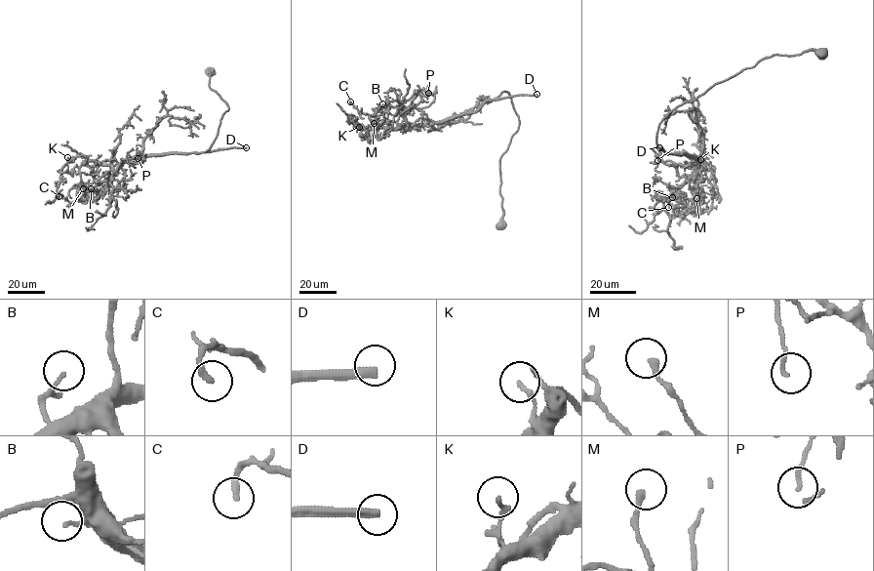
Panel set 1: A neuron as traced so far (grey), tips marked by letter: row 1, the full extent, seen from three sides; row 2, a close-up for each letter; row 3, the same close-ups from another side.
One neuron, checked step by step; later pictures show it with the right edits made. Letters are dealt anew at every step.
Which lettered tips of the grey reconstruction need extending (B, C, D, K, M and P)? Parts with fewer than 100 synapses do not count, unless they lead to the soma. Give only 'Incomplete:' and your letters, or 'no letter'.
Incomplete: D

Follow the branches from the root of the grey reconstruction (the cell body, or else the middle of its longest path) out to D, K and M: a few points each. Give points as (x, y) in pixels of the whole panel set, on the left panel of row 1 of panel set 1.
D: (211, 71), (209, 86), (228, 109), (206, 151), (246, 147)
K: (211, 71), (209, 86), (228, 109), (207, 150), (131, 157), (114, 170), (83, 156), (68, 160), (67, 157)
M: (211, 71), (209, 86), (228, 109), (209, 149), (131, 157), (110, 181), (84, 194), (92, 201), (83, 188)

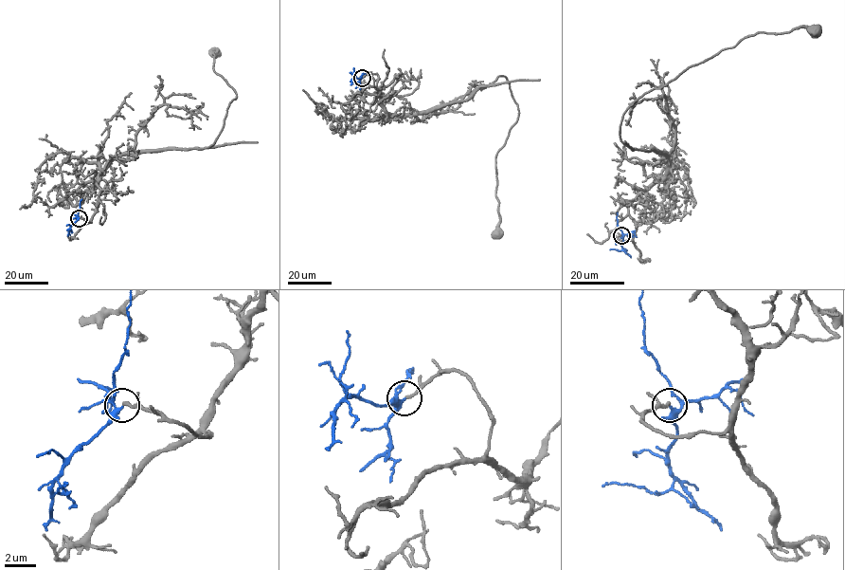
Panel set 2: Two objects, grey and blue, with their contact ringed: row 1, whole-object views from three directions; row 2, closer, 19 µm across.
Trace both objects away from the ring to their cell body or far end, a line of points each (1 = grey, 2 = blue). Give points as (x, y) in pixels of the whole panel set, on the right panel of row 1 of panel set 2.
1: (621, 235), (634, 231), (629, 205), (667, 166), (664, 155), (626, 145), (623, 112), (745, 37), (816, 30)
2: (621, 235), (622, 248), (609, 249)

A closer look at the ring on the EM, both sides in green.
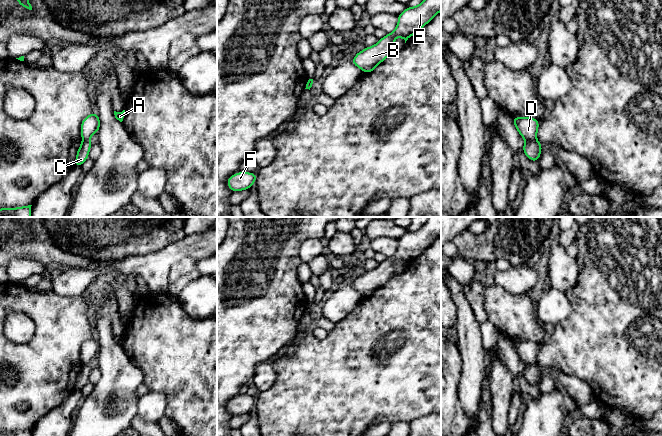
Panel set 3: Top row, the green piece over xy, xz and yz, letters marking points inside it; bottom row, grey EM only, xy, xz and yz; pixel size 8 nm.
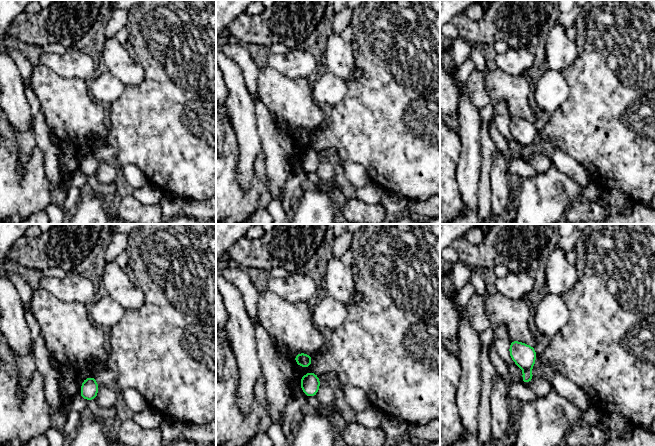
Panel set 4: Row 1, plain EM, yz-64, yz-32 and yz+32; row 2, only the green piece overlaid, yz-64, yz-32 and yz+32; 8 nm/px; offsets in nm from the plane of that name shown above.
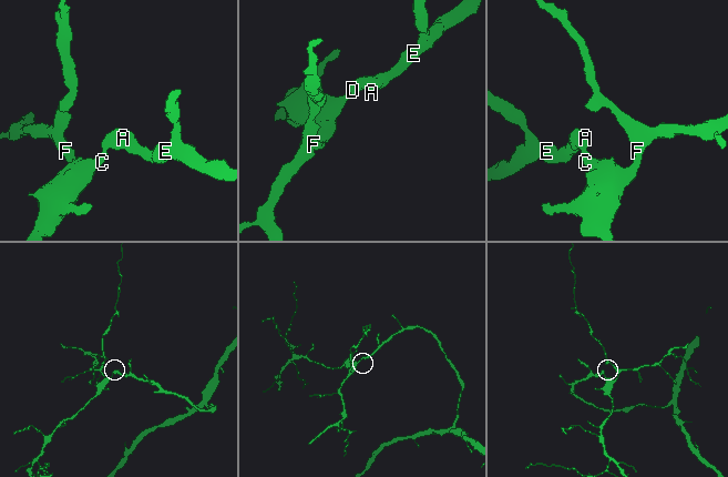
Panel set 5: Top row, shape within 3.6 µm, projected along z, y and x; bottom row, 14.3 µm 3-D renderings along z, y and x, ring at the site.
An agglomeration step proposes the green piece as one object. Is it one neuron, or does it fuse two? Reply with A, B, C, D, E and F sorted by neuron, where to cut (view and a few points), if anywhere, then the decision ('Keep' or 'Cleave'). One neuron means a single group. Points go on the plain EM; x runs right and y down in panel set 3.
Groups: A B D E / C F. Split along yz (535, 362), (525, 364). Cleave

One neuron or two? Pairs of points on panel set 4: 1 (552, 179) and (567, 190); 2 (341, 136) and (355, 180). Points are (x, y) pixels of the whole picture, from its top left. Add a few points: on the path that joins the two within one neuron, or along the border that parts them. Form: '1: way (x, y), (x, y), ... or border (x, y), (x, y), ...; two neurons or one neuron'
1: way (556, 183), (563, 189); one neuron
2: border (340, 158), (359, 163), (369, 175); two neurons

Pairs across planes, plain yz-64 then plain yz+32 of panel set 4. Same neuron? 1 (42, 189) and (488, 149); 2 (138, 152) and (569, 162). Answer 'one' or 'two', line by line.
1: two
2: two

